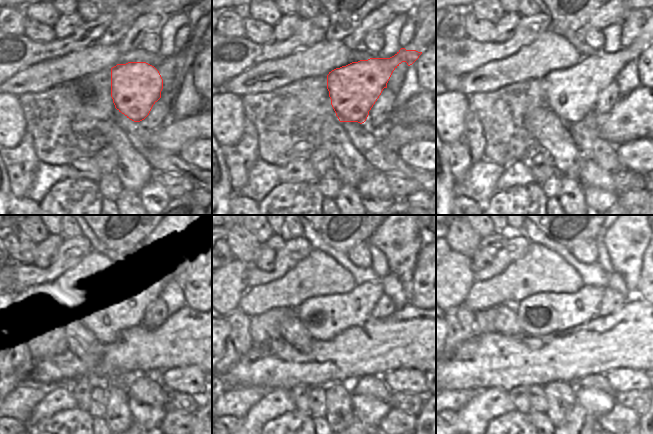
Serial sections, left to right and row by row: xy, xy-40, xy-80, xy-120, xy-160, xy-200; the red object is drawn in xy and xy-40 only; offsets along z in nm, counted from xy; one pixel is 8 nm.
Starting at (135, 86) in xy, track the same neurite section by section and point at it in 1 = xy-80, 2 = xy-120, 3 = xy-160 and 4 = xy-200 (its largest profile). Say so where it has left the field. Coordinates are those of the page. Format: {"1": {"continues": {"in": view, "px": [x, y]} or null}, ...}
{"1": {"continues": {"in": "xy-80", "px": [571, 94]}}, "2": {"continues": {"in": "xy-120", "px": [108, 316]}}, "3": {"continues": {"in": "xy-160", "px": [324, 317]}}, "4": {"continues": {"in": "xy-200", "px": [547, 313]}}}

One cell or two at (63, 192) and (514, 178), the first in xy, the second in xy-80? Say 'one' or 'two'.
two

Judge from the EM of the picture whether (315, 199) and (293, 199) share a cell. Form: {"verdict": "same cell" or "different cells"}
{"verdict": "same cell"}

